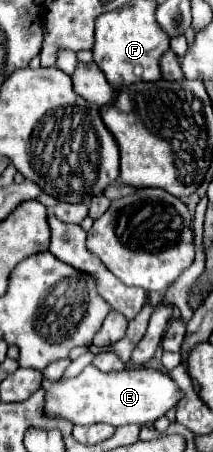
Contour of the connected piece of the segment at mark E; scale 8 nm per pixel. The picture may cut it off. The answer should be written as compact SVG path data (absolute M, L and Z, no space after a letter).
M95 365L83 369L79 377L73 379L57 379L43 381L45 389L45 417L63 417L73 425L93 425L93 423L109 423L113 427L137 423L151 425L159 417L167 415L177 407L183 397L181 389L175 381L157 369L125 369L119 373L99 371Z

